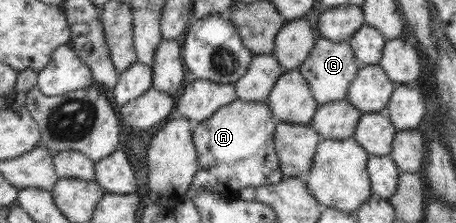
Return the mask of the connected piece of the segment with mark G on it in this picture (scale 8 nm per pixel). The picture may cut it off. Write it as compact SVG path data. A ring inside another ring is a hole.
M317 36L313 51L298 67L298 70L309 83L309 89L311 89L315 101L321 105L346 100L349 85L355 79L360 66L348 42L333 42Z

